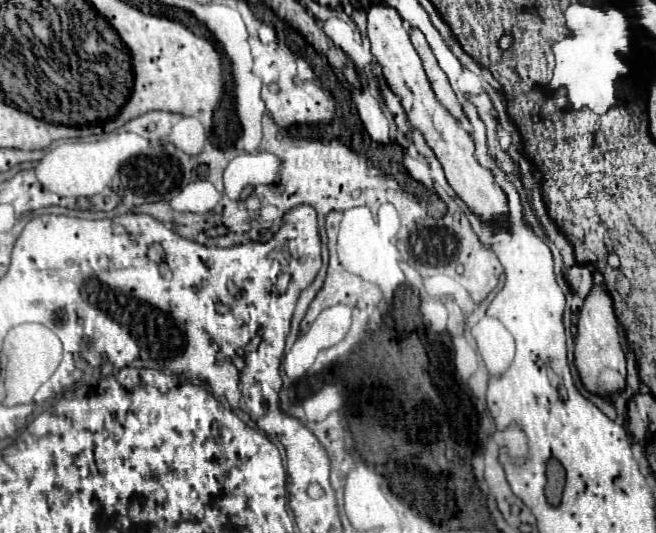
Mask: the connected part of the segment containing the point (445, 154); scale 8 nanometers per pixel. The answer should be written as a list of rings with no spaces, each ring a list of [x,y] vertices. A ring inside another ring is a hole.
[[[387,3],[371,5],[367,11],[367,37],[371,41],[371,53],[381,65],[387,85],[401,97],[409,123],[423,133],[427,145],[435,151],[439,163],[445,169],[445,177],[457,193],[457,197],[465,201],[465,205],[481,223],[497,223],[505,227],[509,223],[507,197],[503,189],[493,181],[493,173],[481,167],[475,159],[475,145],[467,129],[437,101],[399,13]]]

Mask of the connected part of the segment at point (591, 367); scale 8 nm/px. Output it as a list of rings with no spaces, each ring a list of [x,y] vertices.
[[[593,285],[589,295],[585,297],[585,303],[579,311],[579,323],[577,323],[577,337],[575,337],[575,365],[581,375],[583,385],[589,391],[599,391],[599,373],[603,369],[617,369],[621,375],[625,375],[625,353],[619,343],[617,333],[617,317],[613,311],[613,301],[609,297],[609,291],[603,285]]]

